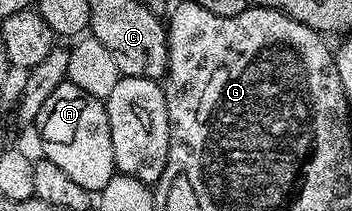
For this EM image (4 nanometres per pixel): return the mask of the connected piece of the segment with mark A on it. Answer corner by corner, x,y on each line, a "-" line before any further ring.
68,81
60,83
51,97
47,97
36,127
41,138
40,154
55,161
67,177
74,179
75,185
83,185
83,189
100,193
107,181
111,181
117,166
115,149
111,149
111,125
107,121
107,109
102,100
91,93
83,93
79,85

